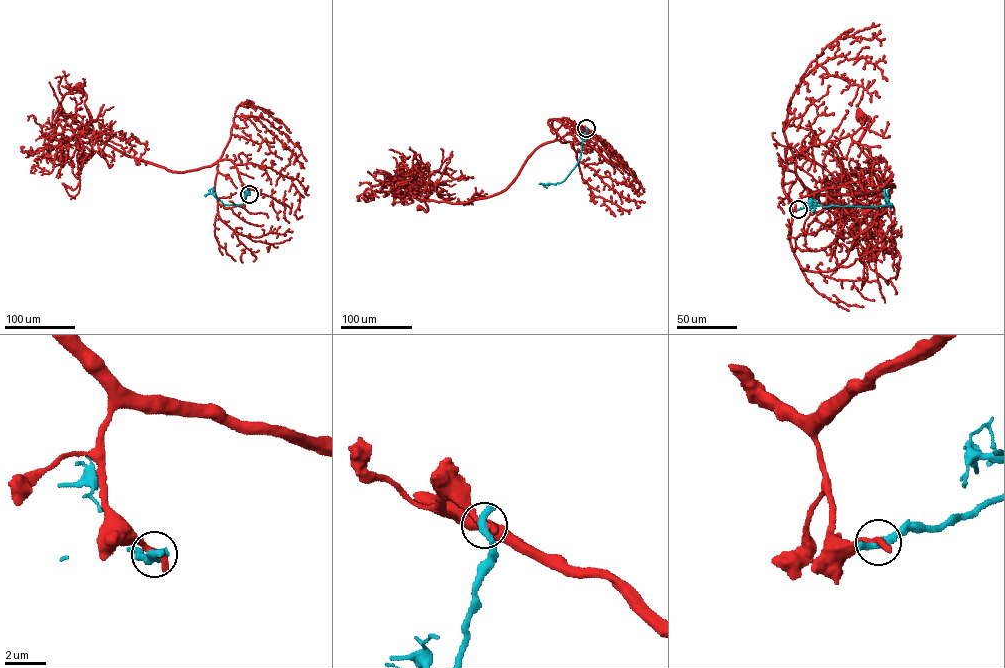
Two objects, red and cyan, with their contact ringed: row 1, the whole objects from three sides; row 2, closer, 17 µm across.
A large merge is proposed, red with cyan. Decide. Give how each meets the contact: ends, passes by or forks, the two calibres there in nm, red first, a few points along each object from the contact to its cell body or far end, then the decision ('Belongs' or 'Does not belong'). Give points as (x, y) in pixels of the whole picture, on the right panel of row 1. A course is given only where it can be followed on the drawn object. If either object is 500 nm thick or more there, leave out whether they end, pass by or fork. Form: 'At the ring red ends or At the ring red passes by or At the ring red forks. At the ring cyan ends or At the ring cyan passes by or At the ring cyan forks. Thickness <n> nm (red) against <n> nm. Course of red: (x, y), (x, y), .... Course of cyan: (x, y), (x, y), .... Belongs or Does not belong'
Thickness 400 nm (red) against 500 nm. Course of red: (798, 209), (784, 192), (783, 169), (824, 195), (894, 186), (876, 177), (859, 147), (870, 118), (859, 115). Course of cyan: (798, 209), (812, 204), (891, 207), (886, 198), (888, 189). Does not belong

